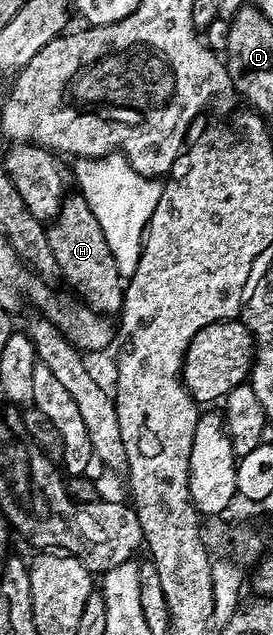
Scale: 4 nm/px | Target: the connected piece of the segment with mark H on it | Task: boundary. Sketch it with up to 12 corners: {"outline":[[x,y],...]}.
{"outline":[[81,195],[46,225],[58,273],[103,315],[124,278]]}

